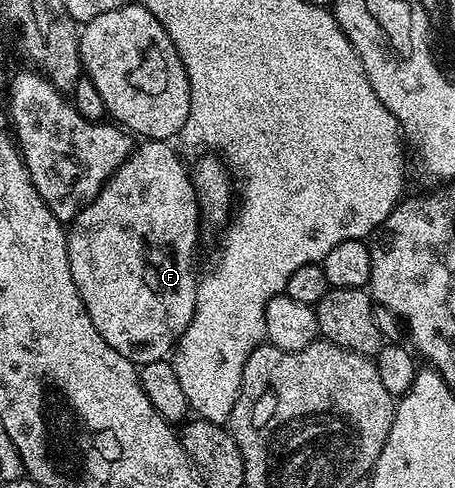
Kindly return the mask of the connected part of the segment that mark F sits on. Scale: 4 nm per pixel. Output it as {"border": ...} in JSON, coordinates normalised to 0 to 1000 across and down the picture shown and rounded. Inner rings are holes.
{"border":[[[325,285],[308,295],[244,357],[204,414],[156,451],[147,473],[152,559],[160,559],[160,584],[178,600],[193,650],[213,666],[213,682],[299,748],[367,736],[424,658],[437,598],[429,520],[442,467],[437,406],[413,336],[393,328],[374,291]]]}

